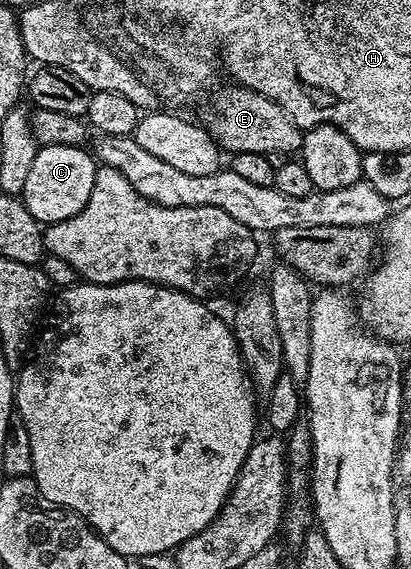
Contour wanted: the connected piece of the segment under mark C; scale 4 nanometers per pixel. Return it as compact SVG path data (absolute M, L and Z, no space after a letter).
M50 145L40 147L34 157L34 166L30 169L22 202L28 212L42 225L66 221L66 217L74 217L90 201L90 193L96 184L97 160L91 154L87 155L84 147L67 147L66 145Z

